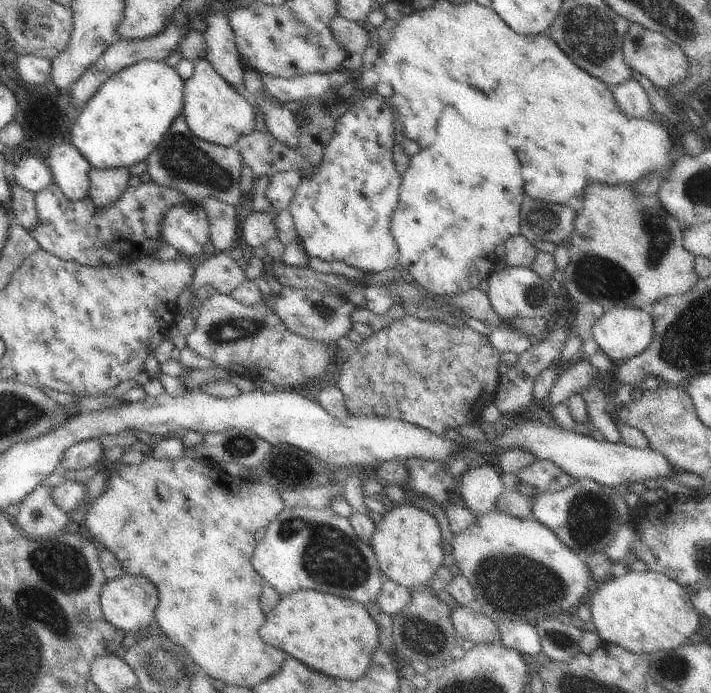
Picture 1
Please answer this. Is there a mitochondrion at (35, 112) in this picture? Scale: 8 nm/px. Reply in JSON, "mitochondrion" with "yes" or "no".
{"mitochondrion":"no"}

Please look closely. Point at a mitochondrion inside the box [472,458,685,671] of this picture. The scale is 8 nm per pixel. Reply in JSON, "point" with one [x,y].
{"point":[526,584]}

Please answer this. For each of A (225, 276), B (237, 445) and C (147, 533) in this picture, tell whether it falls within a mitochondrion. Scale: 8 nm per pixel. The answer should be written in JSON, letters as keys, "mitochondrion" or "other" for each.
{"A":"other","B":"mitochondrion","C":"other"}

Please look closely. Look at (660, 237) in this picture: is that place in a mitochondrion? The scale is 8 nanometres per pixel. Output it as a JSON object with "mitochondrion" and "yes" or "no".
{"mitochondrion":"yes"}

